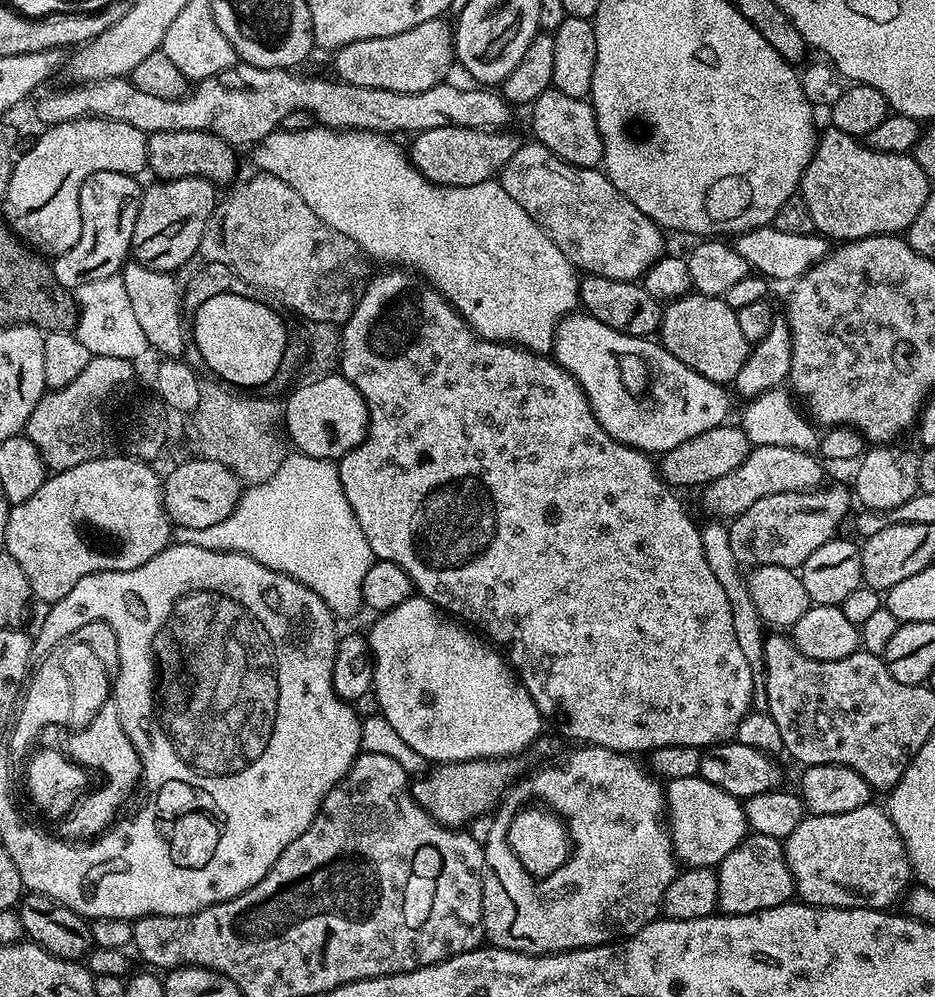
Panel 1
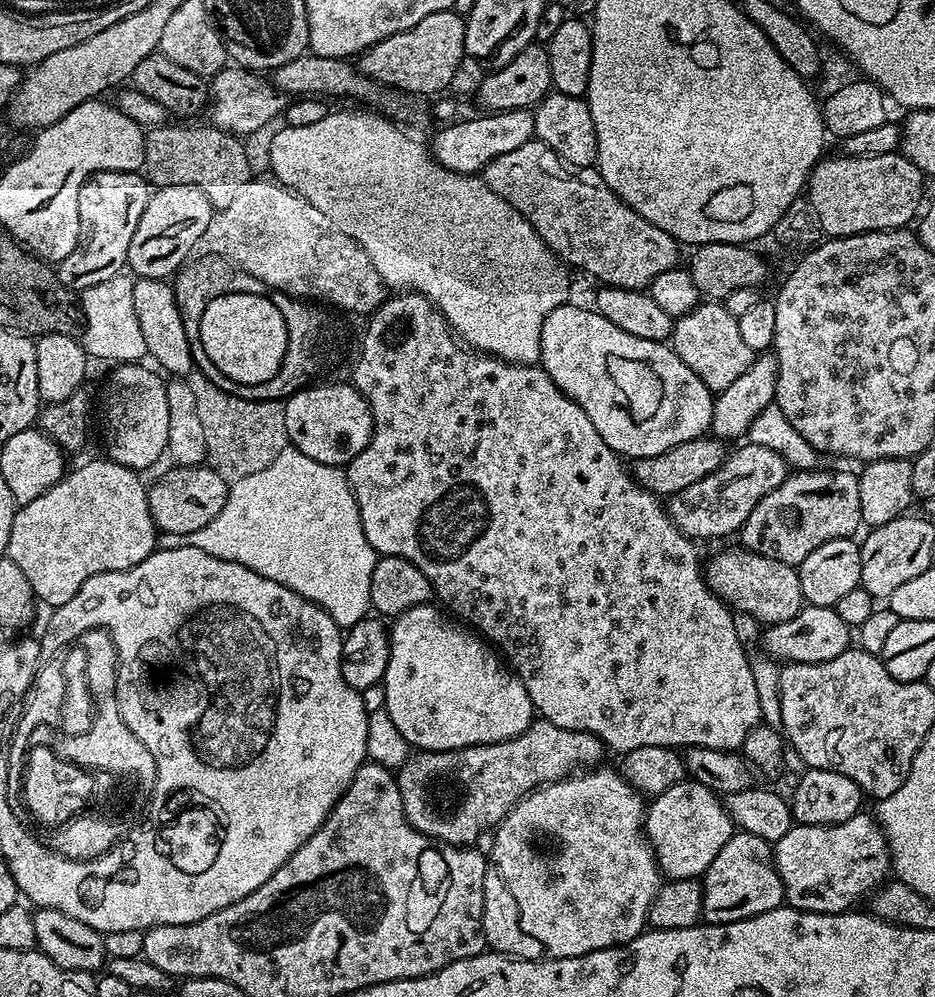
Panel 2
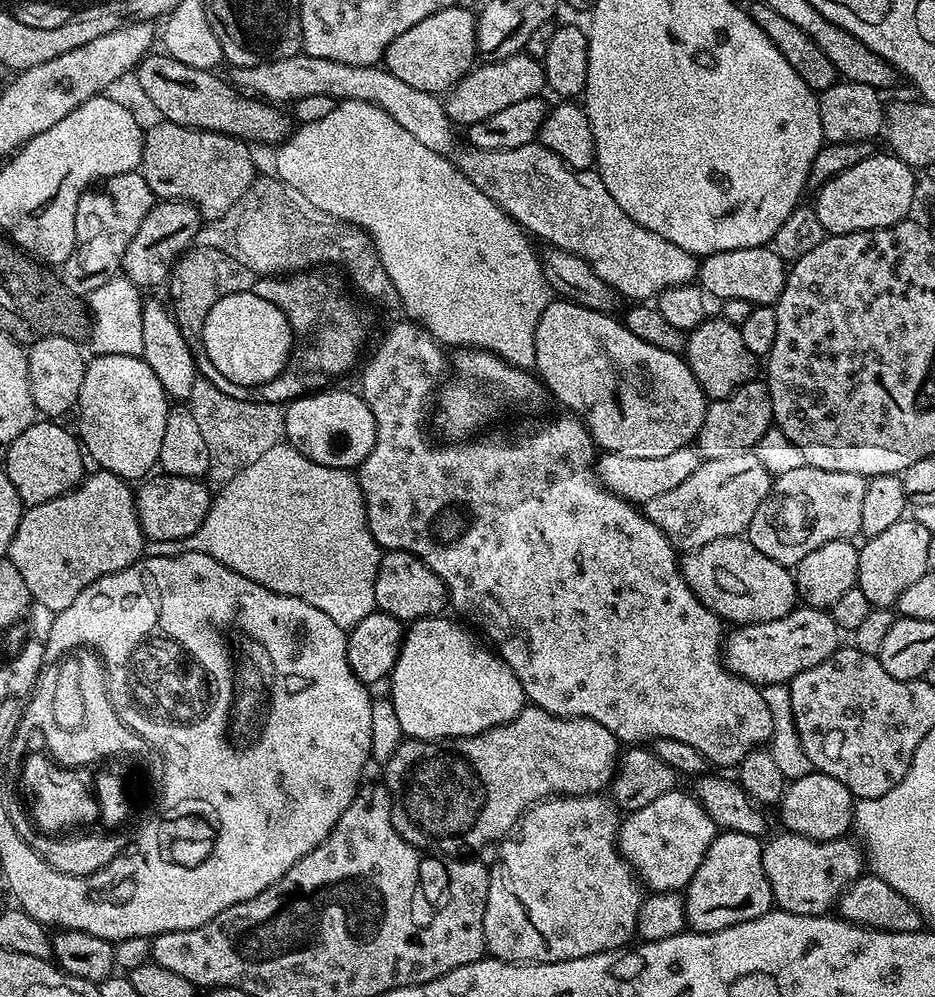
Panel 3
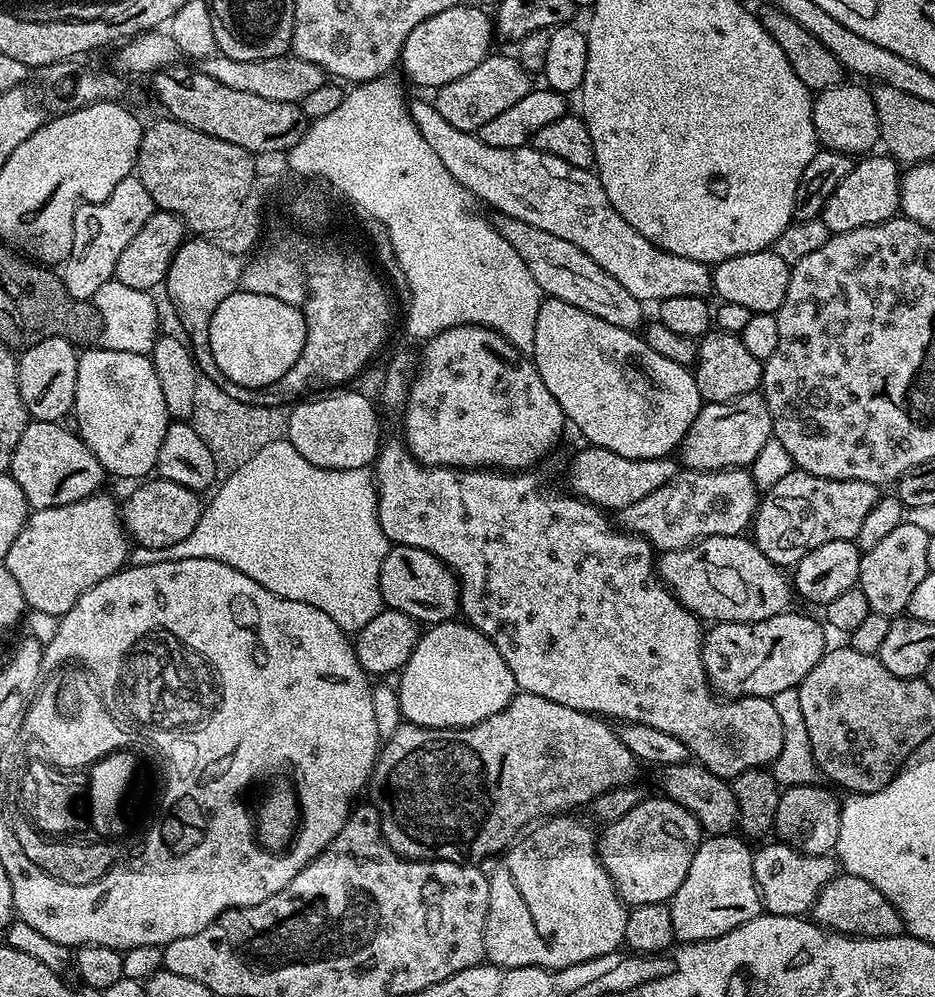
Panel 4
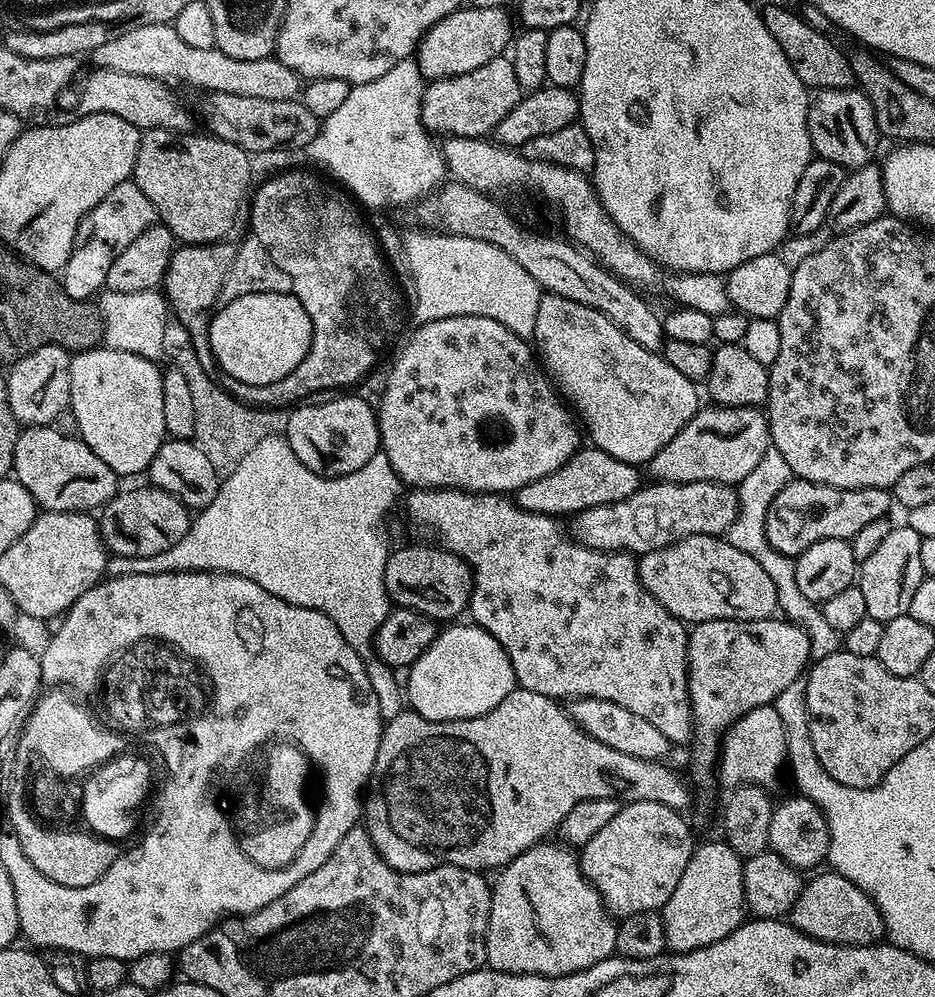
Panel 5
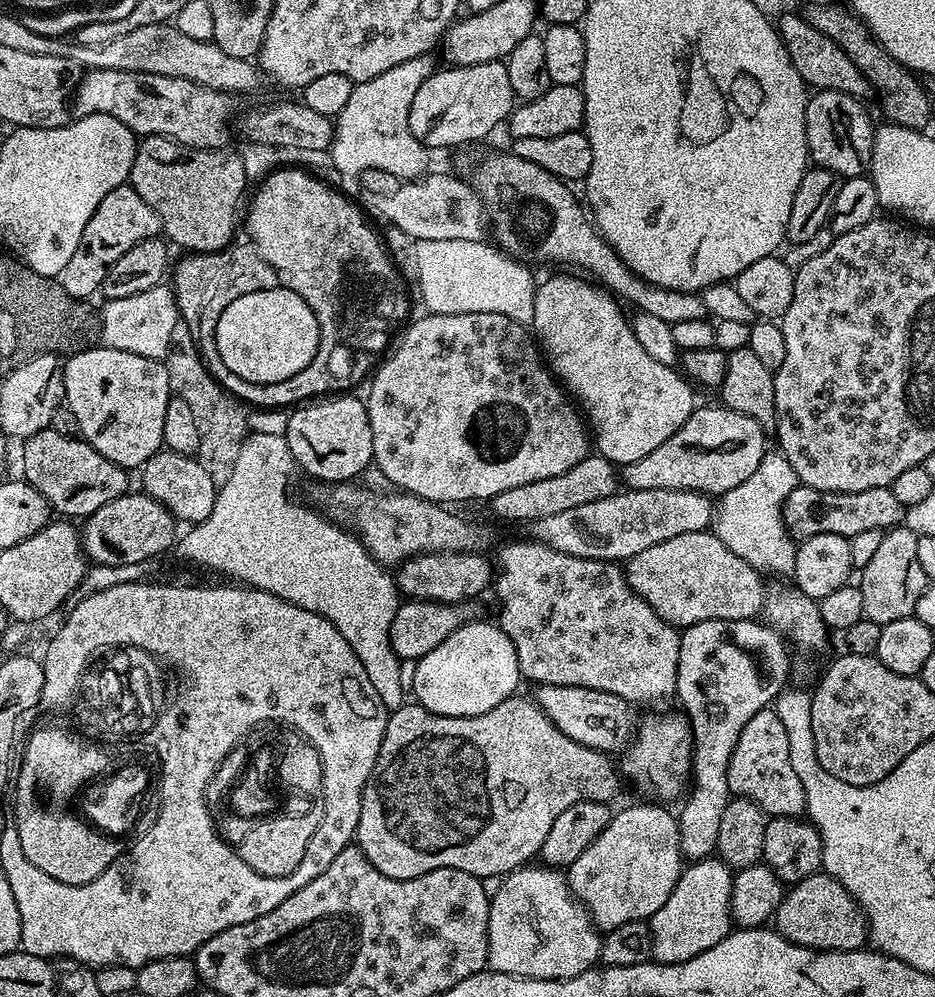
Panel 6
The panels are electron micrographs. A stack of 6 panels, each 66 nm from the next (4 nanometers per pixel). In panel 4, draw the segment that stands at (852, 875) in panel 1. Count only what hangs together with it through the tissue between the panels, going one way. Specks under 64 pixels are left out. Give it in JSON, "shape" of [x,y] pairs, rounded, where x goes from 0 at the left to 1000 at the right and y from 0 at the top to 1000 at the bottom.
{"shape":[[[837,845],[817,847],[804,856],[806,885],[813,894],[816,914],[824,919],[855,919],[867,916],[875,897],[895,878],[896,867],[889,858],[863,859]]]}

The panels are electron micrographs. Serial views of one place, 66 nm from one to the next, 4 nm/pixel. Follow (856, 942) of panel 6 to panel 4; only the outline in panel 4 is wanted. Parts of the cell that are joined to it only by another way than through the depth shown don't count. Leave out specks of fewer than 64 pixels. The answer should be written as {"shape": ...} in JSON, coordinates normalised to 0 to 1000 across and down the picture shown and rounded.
{"shape":[[[908,875],[890,880],[875,897],[866,919],[878,931],[887,931],[889,935],[898,935],[902,939],[952,941],[968,934],[958,910],[942,895],[935,893],[935,889],[926,885],[926,881],[918,881]]]}

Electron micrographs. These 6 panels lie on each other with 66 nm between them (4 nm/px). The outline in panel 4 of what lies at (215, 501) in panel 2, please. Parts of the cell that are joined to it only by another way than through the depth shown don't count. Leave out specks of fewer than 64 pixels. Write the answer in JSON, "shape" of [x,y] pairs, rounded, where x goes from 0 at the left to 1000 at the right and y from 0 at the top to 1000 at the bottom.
{"shape":[[[163,480],[144,486],[147,489],[138,495],[137,503],[128,510],[128,521],[134,535],[149,549],[186,548],[186,544],[195,544],[195,540],[202,538],[203,532],[212,528],[212,520],[218,515],[216,497],[213,493],[204,493],[199,487],[190,487],[190,483]]]}

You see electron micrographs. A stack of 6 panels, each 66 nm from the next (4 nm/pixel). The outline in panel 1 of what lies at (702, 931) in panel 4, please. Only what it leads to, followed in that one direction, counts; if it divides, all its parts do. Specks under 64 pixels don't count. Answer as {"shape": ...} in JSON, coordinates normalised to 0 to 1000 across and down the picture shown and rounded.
{"shape":[[[801,837],[796,844],[765,872],[768,881],[767,912],[773,918],[806,917],[811,913],[824,913],[848,902],[851,886],[845,877],[845,869],[839,860],[835,844],[819,841],[819,837]]]}

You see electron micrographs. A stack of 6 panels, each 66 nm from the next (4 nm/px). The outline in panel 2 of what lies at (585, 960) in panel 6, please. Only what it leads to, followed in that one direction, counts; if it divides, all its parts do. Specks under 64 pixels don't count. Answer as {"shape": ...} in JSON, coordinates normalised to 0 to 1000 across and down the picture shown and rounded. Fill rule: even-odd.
{"shape":[[[637,768],[632,772],[610,777],[604,782],[595,782],[590,786],[579,786],[570,794],[558,799],[535,821],[535,825],[525,836],[526,859],[524,855],[522,872],[518,878],[518,916],[516,917],[518,946],[525,954],[534,955],[540,959],[550,959],[554,963],[600,963],[601,961],[626,959],[645,951],[657,951],[672,947],[679,939],[683,939],[686,935],[690,934],[695,905],[699,905],[699,897],[704,897],[708,886],[706,869],[702,865],[701,857],[697,856],[697,850],[693,847],[693,840],[689,837],[691,802],[667,783],[666,778],[658,769],[646,769]],[[572,839],[580,844],[582,849],[590,846],[595,852],[591,855],[584,855],[585,853],[571,849],[569,842]]]}

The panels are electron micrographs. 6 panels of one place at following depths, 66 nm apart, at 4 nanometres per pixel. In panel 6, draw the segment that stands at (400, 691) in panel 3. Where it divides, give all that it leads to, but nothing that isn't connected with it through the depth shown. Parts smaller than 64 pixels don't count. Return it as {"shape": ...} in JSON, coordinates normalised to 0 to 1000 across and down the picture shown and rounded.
{"shape":[[[510,620],[495,626],[473,648],[464,648],[460,656],[444,663],[442,674],[439,674],[439,694],[443,697],[444,705],[450,706],[456,712],[474,718],[510,718],[520,716],[533,708],[533,704],[543,701],[558,686],[554,656],[550,644],[545,644],[543,637],[535,631],[534,625],[521,626],[517,620]]]}

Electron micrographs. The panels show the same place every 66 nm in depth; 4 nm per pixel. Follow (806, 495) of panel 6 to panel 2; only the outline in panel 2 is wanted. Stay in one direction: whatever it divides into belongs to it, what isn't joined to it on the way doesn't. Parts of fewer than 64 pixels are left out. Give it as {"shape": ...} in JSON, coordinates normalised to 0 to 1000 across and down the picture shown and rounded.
{"shape":[[[878,471],[852,472],[844,475],[832,487],[832,491],[824,491],[806,512],[802,512],[802,520],[798,520],[796,529],[789,535],[789,542],[801,554],[810,554],[812,558],[828,560],[832,564],[853,568],[875,548],[889,542],[905,542],[914,539],[916,533],[922,530],[920,513],[922,504],[918,501],[918,476],[912,473],[877,473]]]}

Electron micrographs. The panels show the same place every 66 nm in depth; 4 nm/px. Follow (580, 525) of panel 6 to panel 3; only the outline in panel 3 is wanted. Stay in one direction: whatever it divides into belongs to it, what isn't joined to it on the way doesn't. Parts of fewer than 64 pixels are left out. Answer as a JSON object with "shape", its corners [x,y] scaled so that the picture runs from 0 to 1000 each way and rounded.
{"shape":[[[804,451],[767,461],[753,461],[734,483],[705,499],[695,499],[695,504],[687,507],[687,513],[691,521],[712,536],[720,550],[735,556],[768,540],[796,538],[811,508],[815,508],[821,498],[827,480]]]}

